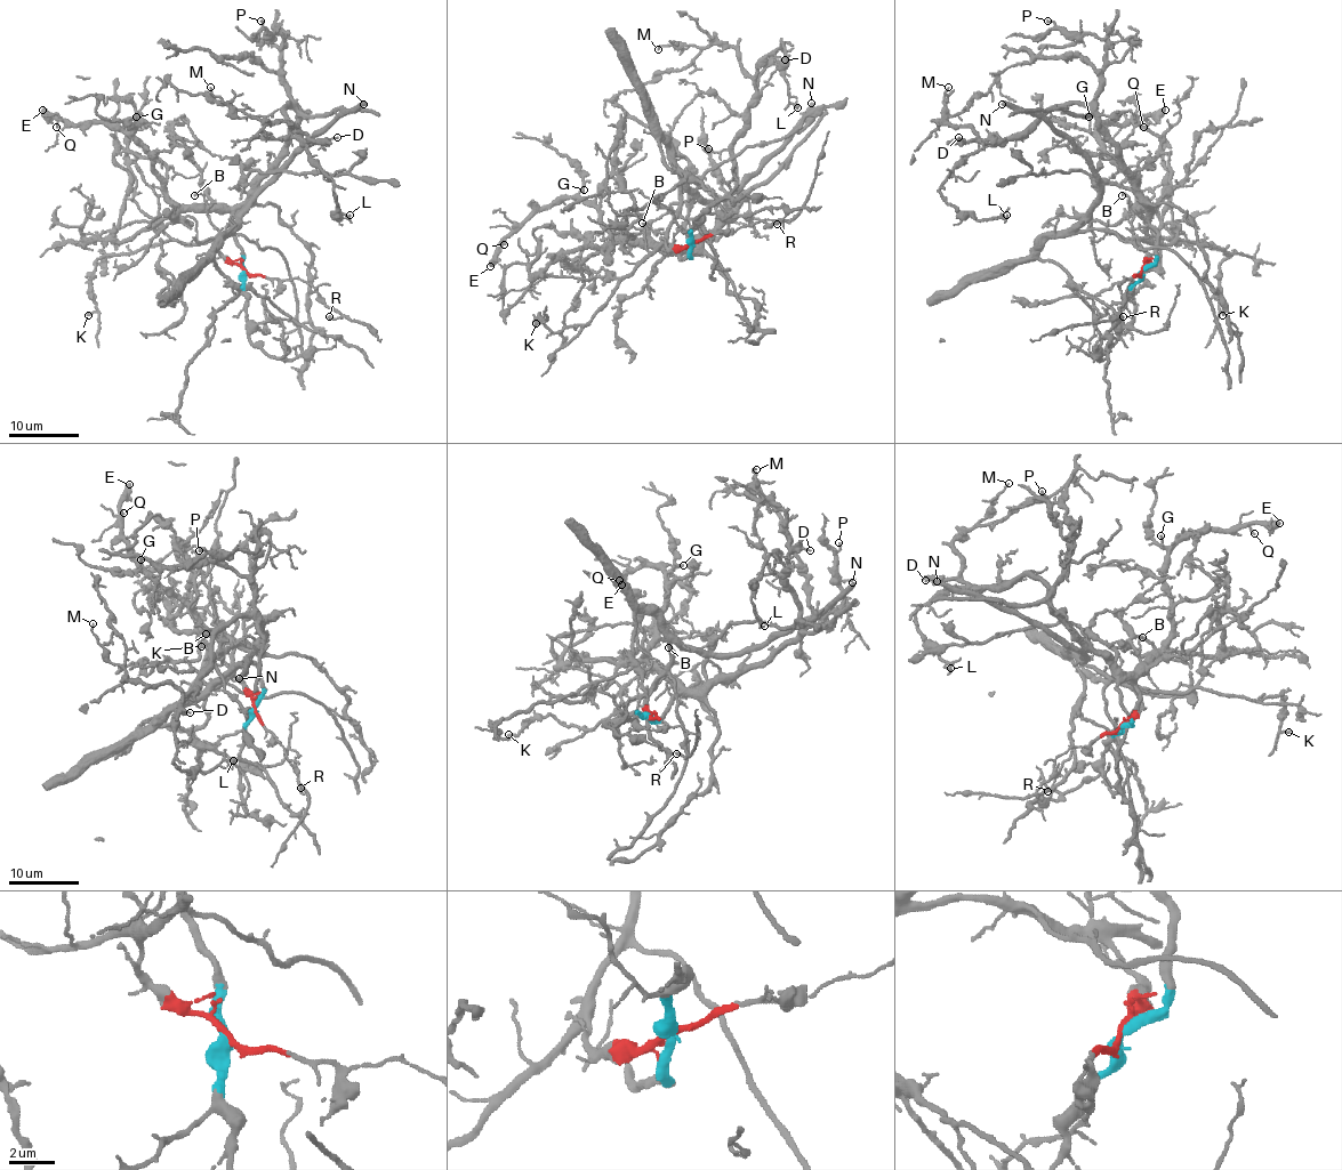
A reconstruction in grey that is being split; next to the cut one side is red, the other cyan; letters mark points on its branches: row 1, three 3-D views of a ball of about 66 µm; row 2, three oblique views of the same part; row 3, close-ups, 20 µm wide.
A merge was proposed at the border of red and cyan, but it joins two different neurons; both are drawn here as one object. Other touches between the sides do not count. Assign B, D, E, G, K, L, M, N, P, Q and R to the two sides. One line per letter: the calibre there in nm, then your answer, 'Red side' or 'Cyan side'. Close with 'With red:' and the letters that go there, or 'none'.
B: Thickness 80 nm. Red side
D: Thickness 100 nm. Cyan side
E: Thickness 550 nm. Cyan side
G: Thickness 120 nm. Cyan side
K: Thickness 160 nm. Red side
L: Thickness 80 nm. Cyan side
M: Thickness 110 nm. Cyan side
N: Thickness 400 nm. Red side
P: Thickness 130 nm. Cyan side
Q: Thickness 110 nm. Cyan side
R: Thickness 160 nm. Red side
With red: B, K, N, R

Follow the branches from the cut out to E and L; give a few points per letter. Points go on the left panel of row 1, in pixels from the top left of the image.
E: (244, 269), (231, 214), (182, 209), (168, 195), (153, 160), (123, 132), (103, 123), (64, 123), (42, 110)
L: (244, 269), (232, 214), (297, 127), (297, 113), (284, 106), (284, 118), (334, 183), (337, 219), (350, 214)

